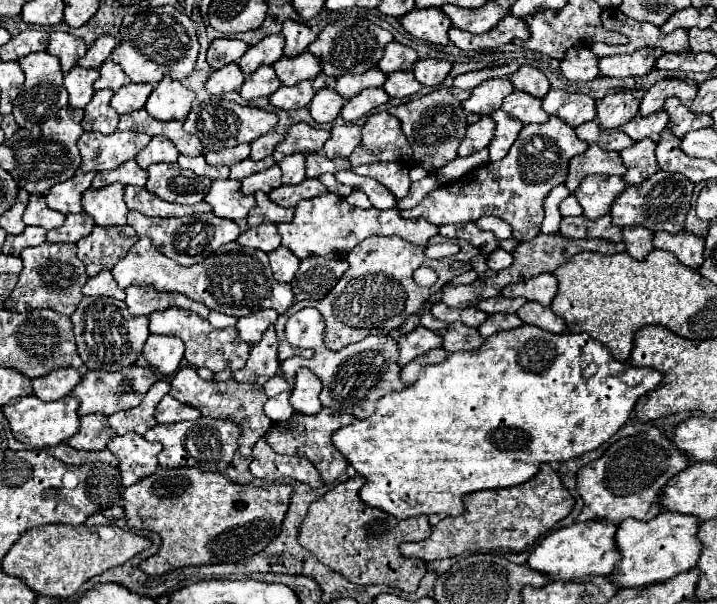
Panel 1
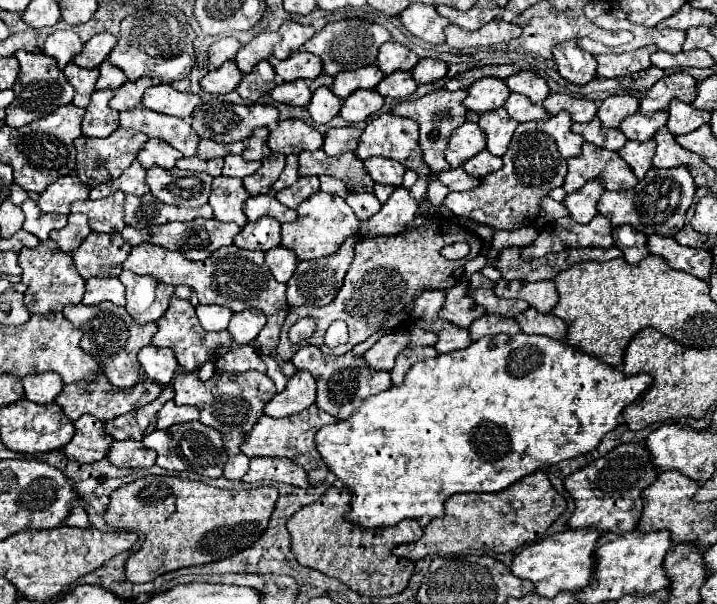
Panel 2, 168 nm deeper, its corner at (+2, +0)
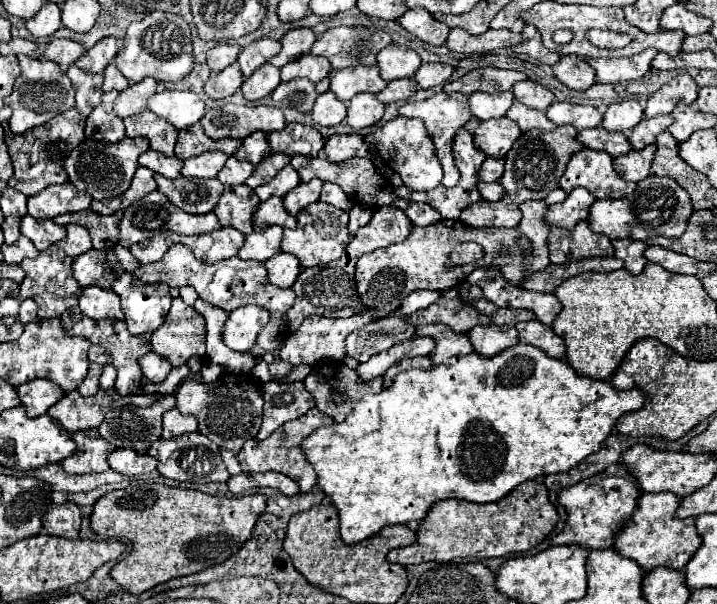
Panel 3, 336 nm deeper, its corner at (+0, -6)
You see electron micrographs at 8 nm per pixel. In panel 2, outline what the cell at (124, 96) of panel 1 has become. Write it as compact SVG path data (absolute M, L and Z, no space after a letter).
M140 77L136 81L126 81L116 91L116 95L110 99L110 107L116 109L116 111L130 111L130 109L140 107L142 95L150 85L152 85L150 77Z

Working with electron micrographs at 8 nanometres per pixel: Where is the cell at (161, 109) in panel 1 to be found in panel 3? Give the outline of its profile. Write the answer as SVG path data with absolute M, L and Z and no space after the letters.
M162 91L148 99L148 109L176 129L190 127L204 117L204 101L192 91Z

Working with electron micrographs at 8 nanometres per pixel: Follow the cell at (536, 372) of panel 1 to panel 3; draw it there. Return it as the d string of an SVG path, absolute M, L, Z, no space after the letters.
M518 343L518 345L510 347L510 351L502 351L502 355L494 355L490 359L486 359L484 355L478 355L478 353L470 353L470 355L452 357L450 363L436 365L428 371L424 371L424 369L402 371L402 373L396 375L392 387L384 389L378 395L362 397L360 403L354 405L354 411L348 415L346 421L334 423L330 427L320 427L310 437L306 437L302 441L302 449L306 453L306 459L316 469L318 485L332 499L332 505L338 509L342 541L348 543L348 545L354 545L354 543L360 543L362 539L368 539L368 537L376 535L386 525L398 525L398 523L408 523L408 521L418 521L420 523L422 519L426 519L428 507L432 507L438 501L464 499L464 501L472 501L472 503L492 503L492 501L500 501L516 485L520 485L528 479L568 471L570 467L578 465L590 453L596 453L600 449L602 441L612 433L618 417L622 417L622 413L628 413L628 411L638 411L644 405L644 399L646 397L644 397L642 389L618 391L608 381L596 381L596 379L578 375L566 361L554 359L538 347L534 349L530 345Z

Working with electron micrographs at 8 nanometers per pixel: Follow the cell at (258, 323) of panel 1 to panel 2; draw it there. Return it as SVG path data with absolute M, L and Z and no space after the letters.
M254 307L244 309L244 311L238 311L238 313L232 313L228 333L232 335L234 343L248 345L250 341L256 339L256 335L264 327L264 323L266 323L266 317L260 309L254 309Z

